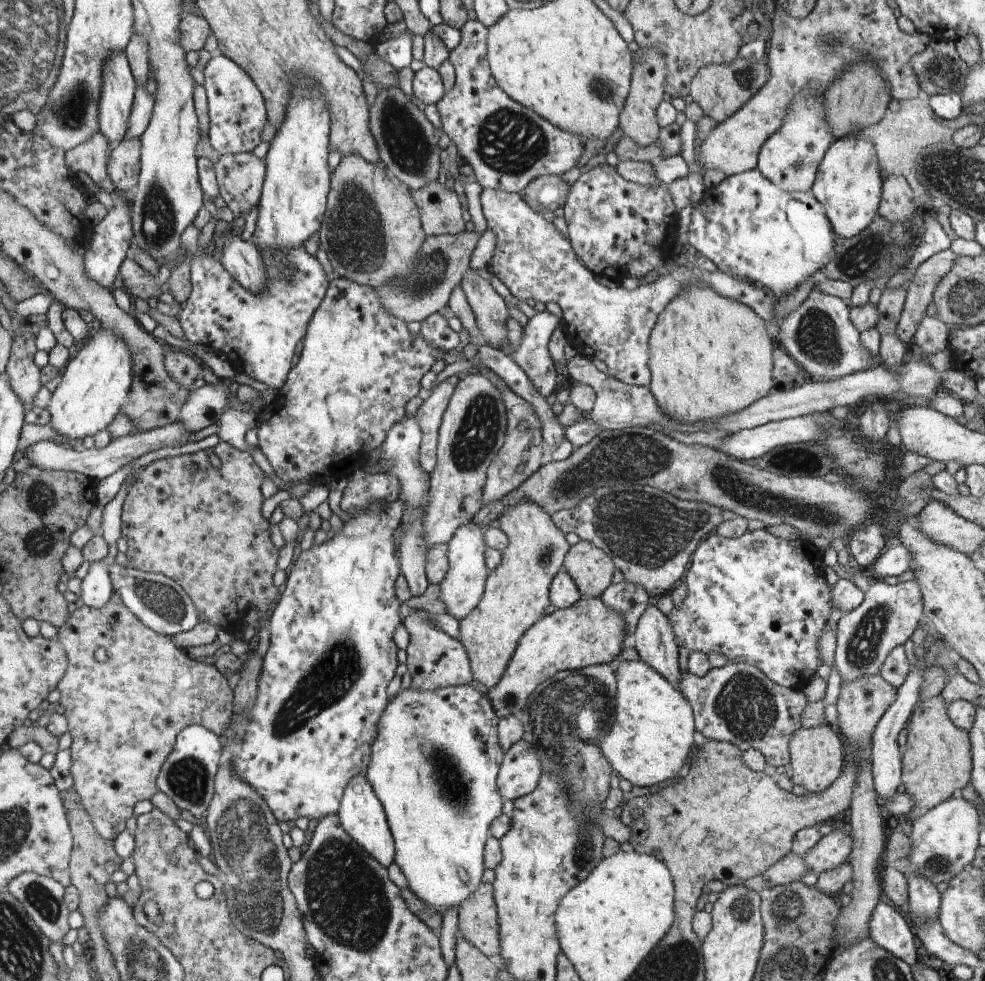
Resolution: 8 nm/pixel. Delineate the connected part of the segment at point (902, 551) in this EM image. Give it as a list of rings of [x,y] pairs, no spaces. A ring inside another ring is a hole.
[[[886,539],[884,550],[878,555],[868,571],[872,579],[883,580],[890,576],[900,576],[910,568],[912,554],[896,540]]]

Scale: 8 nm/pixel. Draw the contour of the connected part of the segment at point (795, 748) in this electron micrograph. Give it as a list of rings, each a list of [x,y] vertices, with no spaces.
[[[830,725],[807,729],[800,727],[795,730],[790,742],[792,782],[803,786],[810,793],[822,792],[842,773],[845,764],[844,748],[834,727]]]

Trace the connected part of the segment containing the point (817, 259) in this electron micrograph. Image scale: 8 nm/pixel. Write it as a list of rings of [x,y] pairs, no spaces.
[[[757,168],[705,188],[688,230],[689,243],[724,274],[748,280],[779,297],[793,293],[810,276],[820,275],[836,237],[824,206],[811,190],[786,192]]]

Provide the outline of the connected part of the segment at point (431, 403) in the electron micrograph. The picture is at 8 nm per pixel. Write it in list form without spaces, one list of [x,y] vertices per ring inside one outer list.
[[[452,375],[440,382],[432,390],[431,396],[423,402],[417,410],[416,420],[422,430],[422,444],[420,445],[420,466],[431,473],[436,466],[437,444],[439,428],[444,412],[454,394],[458,382],[462,380],[460,375]]]

